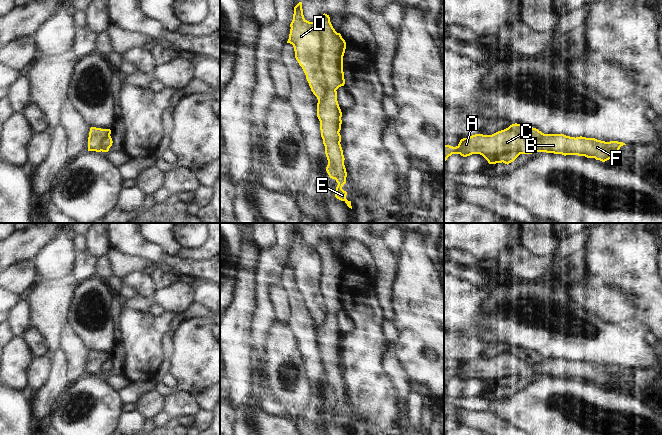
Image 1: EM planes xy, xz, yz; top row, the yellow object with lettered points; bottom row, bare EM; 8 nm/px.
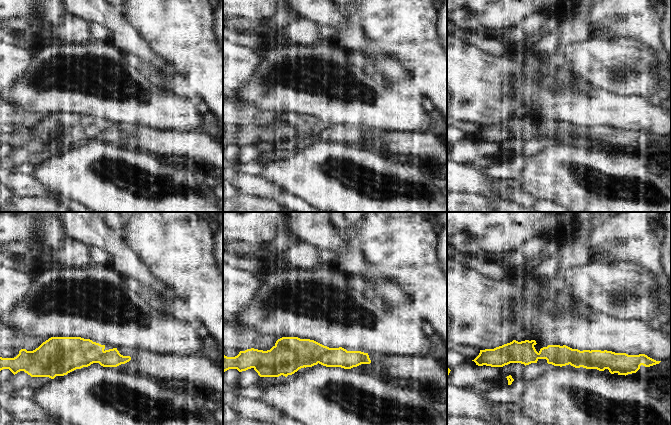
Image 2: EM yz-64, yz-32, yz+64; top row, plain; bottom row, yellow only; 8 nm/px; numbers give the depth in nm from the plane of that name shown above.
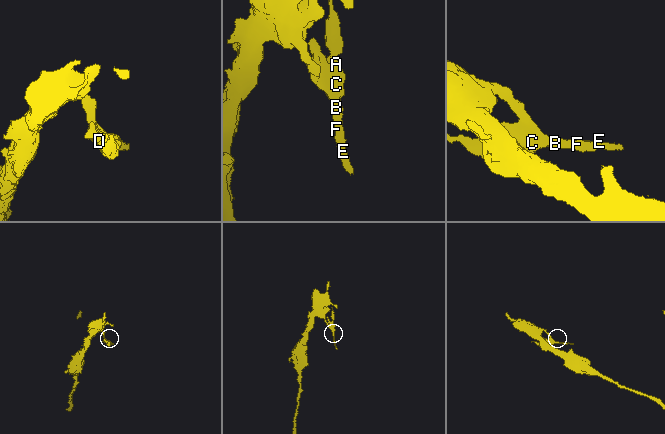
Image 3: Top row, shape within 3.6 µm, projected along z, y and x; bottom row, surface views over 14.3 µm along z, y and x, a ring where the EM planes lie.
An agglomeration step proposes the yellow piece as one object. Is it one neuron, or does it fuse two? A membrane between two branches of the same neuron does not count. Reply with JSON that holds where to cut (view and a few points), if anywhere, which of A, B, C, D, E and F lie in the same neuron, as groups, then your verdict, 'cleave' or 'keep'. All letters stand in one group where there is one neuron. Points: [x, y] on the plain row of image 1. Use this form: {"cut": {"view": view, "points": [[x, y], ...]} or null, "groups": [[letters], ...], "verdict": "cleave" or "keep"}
{"cut": {"view": "xz", "points": [[314, 246], [327, 307], [320, 325]]}, "groups": [["A", "B", "C", "E", "F"], ["D"]], "verdict": "cleave"}

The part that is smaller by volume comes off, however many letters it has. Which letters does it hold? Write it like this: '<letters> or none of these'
A, B, C, E, F.

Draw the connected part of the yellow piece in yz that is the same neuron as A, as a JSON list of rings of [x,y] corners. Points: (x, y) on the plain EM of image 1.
[[[506,352],[492,359],[475,358],[463,362],[456,371],[444,368],[444,387],[452,378],[460,378],[463,381],[472,378],[501,380],[517,374],[520,378],[546,376],[564,380],[578,379],[605,386],[619,379],[619,373],[623,369],[626,368],[582,360],[575,362],[564,358],[545,358],[540,364],[530,367]]]

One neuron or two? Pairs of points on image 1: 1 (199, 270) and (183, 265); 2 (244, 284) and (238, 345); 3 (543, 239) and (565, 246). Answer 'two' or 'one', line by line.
1: one
2: one
3: two

